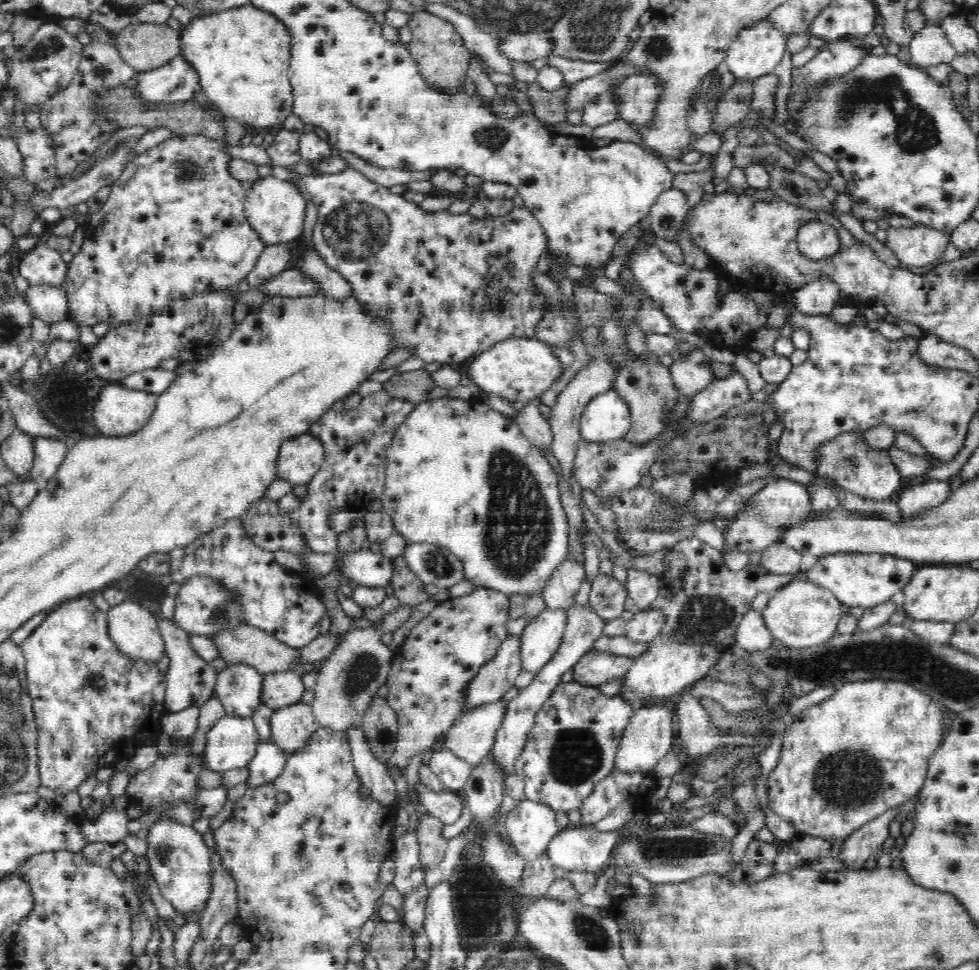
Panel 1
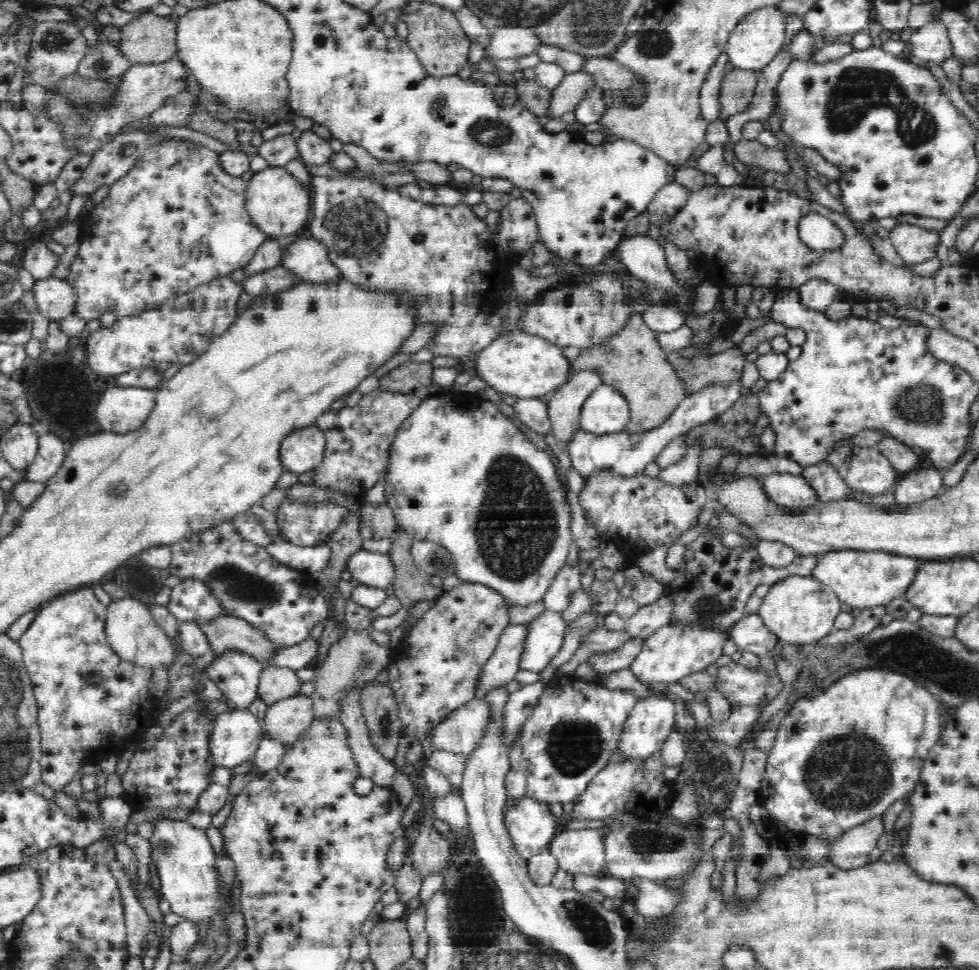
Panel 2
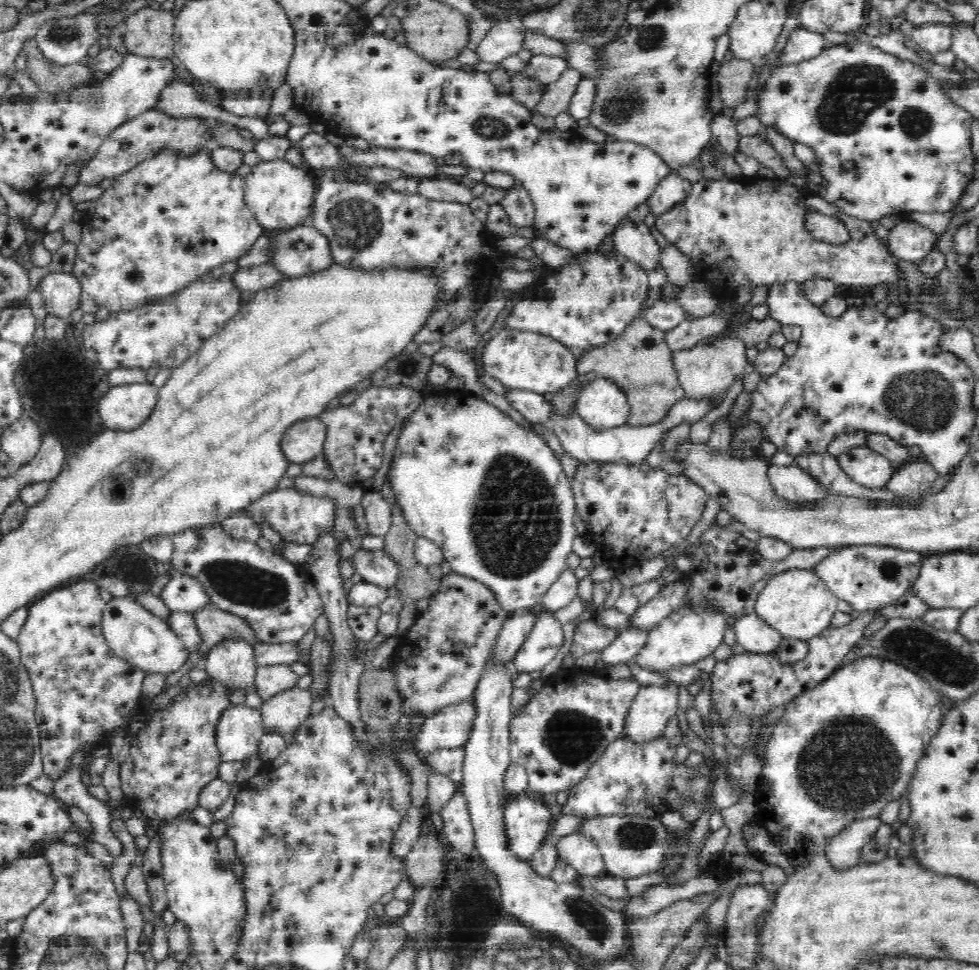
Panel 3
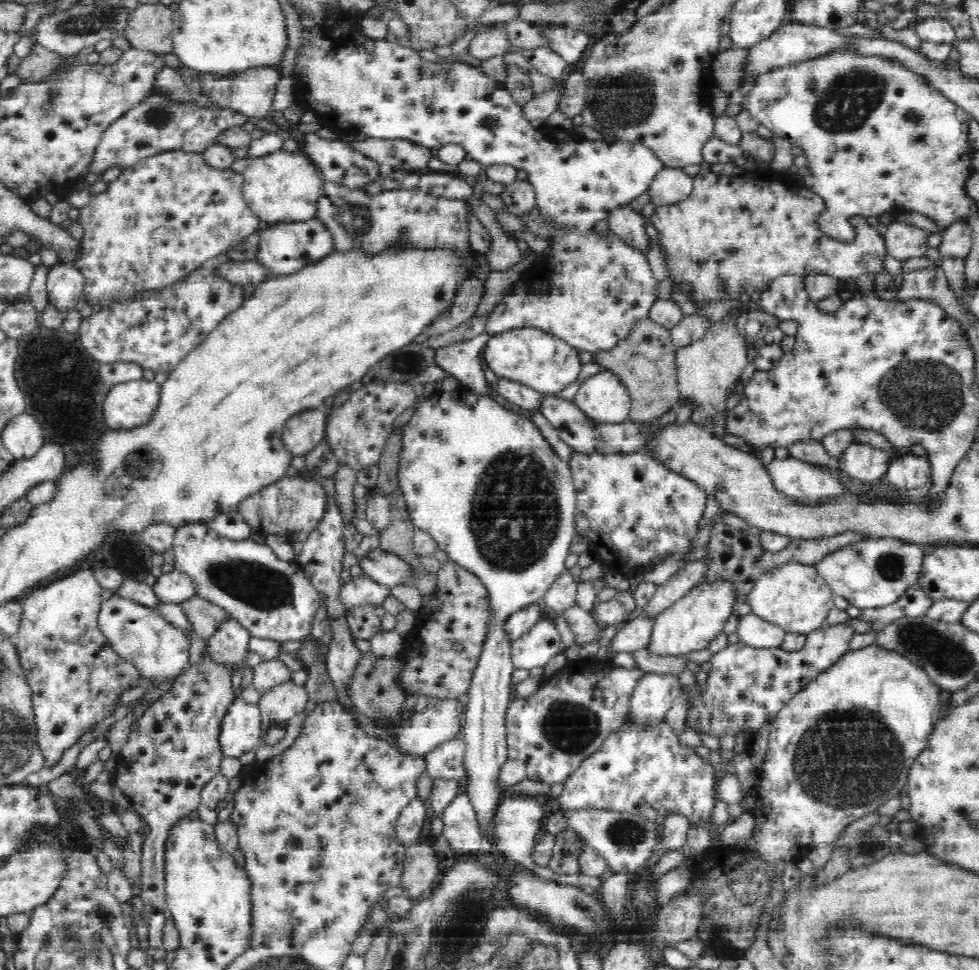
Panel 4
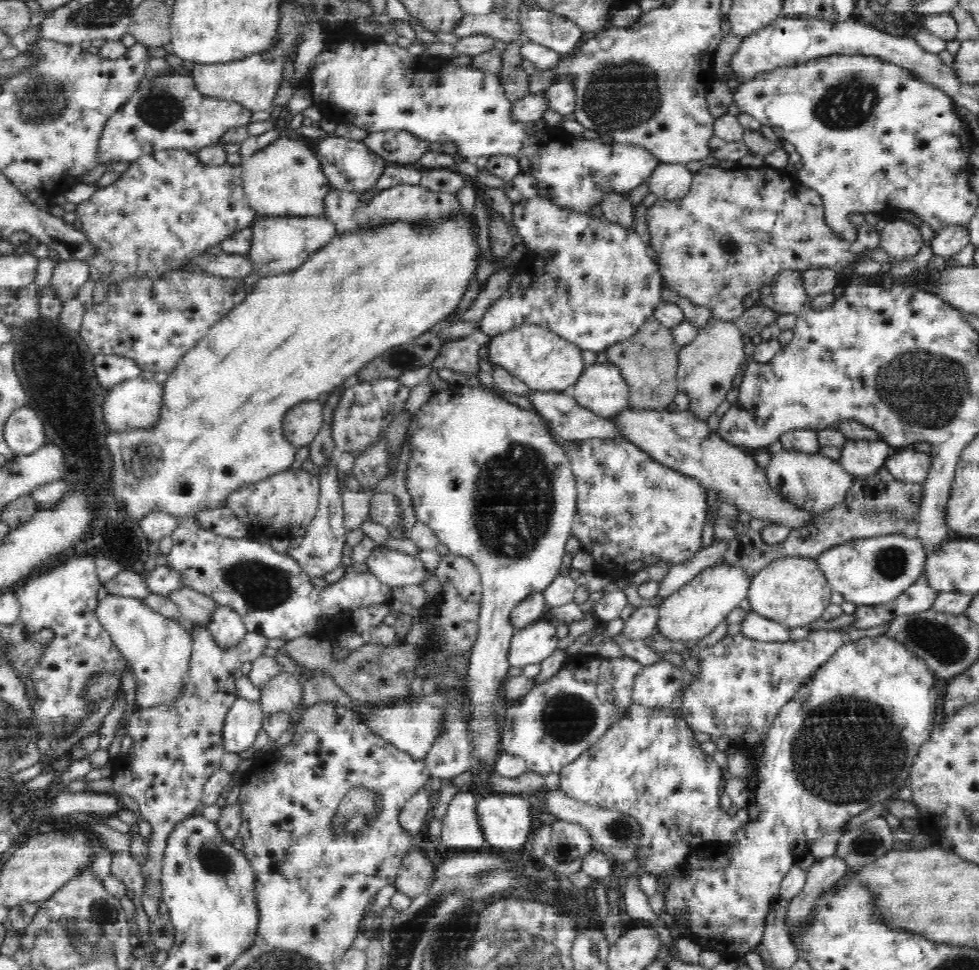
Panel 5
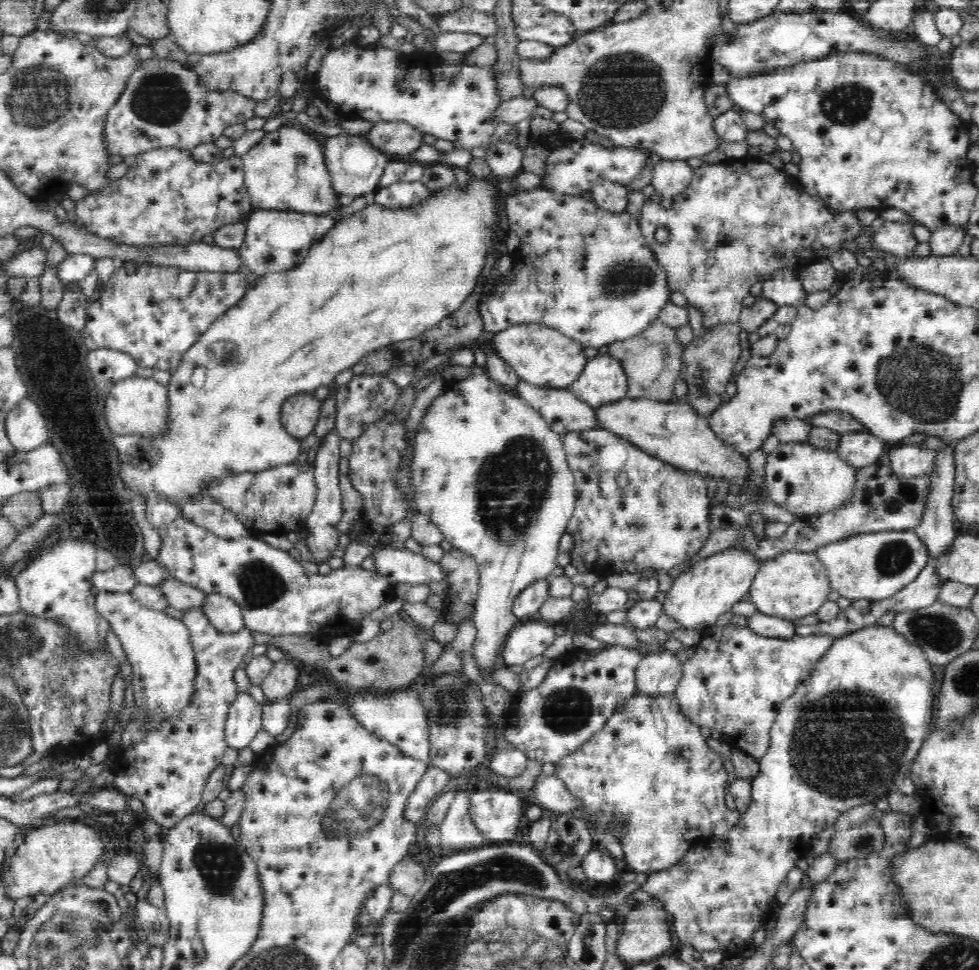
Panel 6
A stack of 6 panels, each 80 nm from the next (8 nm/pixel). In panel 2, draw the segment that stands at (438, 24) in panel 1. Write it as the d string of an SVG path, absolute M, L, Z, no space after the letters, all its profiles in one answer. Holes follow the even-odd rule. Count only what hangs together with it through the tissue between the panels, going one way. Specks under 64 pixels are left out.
M409 1L408 6L401 8L400 19L406 22L409 29L406 43L418 62L426 71L427 77L458 77L458 72L468 64L470 42L461 29L456 17L449 10L434 4Z

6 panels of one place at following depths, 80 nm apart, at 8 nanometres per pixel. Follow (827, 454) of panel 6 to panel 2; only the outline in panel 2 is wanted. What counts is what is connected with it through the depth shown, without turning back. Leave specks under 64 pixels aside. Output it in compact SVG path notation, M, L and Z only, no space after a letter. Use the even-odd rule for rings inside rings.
M772 473L762 479L762 489L780 515L801 515L806 508L816 504L816 493L803 476L789 473Z

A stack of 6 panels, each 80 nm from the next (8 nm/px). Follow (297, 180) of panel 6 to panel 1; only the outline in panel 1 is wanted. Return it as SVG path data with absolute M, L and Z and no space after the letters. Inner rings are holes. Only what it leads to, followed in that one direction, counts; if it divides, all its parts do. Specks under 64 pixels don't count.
M282 174L260 179L247 191L244 201L244 214L248 225L259 235L259 240L266 248L285 245L303 236L304 218L306 218L306 199L294 192L292 185L284 181Z

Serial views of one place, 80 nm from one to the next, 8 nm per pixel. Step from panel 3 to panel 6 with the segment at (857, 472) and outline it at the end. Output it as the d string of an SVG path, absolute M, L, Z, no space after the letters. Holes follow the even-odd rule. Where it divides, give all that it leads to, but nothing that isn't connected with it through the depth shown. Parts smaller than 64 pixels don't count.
M844 433L837 454L851 469L858 472L876 465L884 453L889 452L888 443L870 433Z

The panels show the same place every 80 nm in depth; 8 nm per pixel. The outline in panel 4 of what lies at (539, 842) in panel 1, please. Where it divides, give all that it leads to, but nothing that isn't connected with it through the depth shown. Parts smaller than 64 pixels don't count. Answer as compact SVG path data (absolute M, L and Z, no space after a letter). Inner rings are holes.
M529 796L527 798L514 798L514 799L504 799L502 806L500 806L500 812L496 816L495 828L497 828L497 846L505 853L509 860L514 860L516 863L522 864L526 869L530 869L531 872L540 876L540 878L546 878L546 880L554 880L558 884L570 884L578 888L589 886L595 889L598 893L601 888L601 878L586 876L584 874L573 874L573 875L558 875L550 869L550 867L542 868L534 864L533 852L534 847L537 845L536 840L538 836L542 834L542 828L544 828L544 823L546 825L547 810L544 809L542 804L538 804L536 800Z

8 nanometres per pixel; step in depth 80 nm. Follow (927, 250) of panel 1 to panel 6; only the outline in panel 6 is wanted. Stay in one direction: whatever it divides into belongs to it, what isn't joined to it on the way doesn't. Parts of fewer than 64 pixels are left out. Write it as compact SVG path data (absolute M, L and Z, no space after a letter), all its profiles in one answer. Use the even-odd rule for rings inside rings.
M885 221L872 242L898 259L910 258L918 246L914 226L904 221Z

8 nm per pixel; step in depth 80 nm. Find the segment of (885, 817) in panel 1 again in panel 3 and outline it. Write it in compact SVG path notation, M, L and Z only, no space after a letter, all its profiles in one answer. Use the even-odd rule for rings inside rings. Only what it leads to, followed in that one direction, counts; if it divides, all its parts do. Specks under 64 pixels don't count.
M879 817L857 820L834 836L824 848L832 867L844 871L864 865L863 848L874 839L880 824L882 821Z

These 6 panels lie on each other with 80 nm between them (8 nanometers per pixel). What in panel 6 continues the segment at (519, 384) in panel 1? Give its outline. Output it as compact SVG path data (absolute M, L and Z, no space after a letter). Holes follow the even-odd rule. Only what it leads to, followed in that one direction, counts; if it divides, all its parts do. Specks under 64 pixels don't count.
M532 324L512 326L504 332L492 335L491 344L487 350L502 359L504 364L508 365L523 382L546 390L560 390L567 389L570 384L574 384L584 370L586 363L589 361L584 355L584 349L578 342L559 334L556 330L551 330L543 325Z

